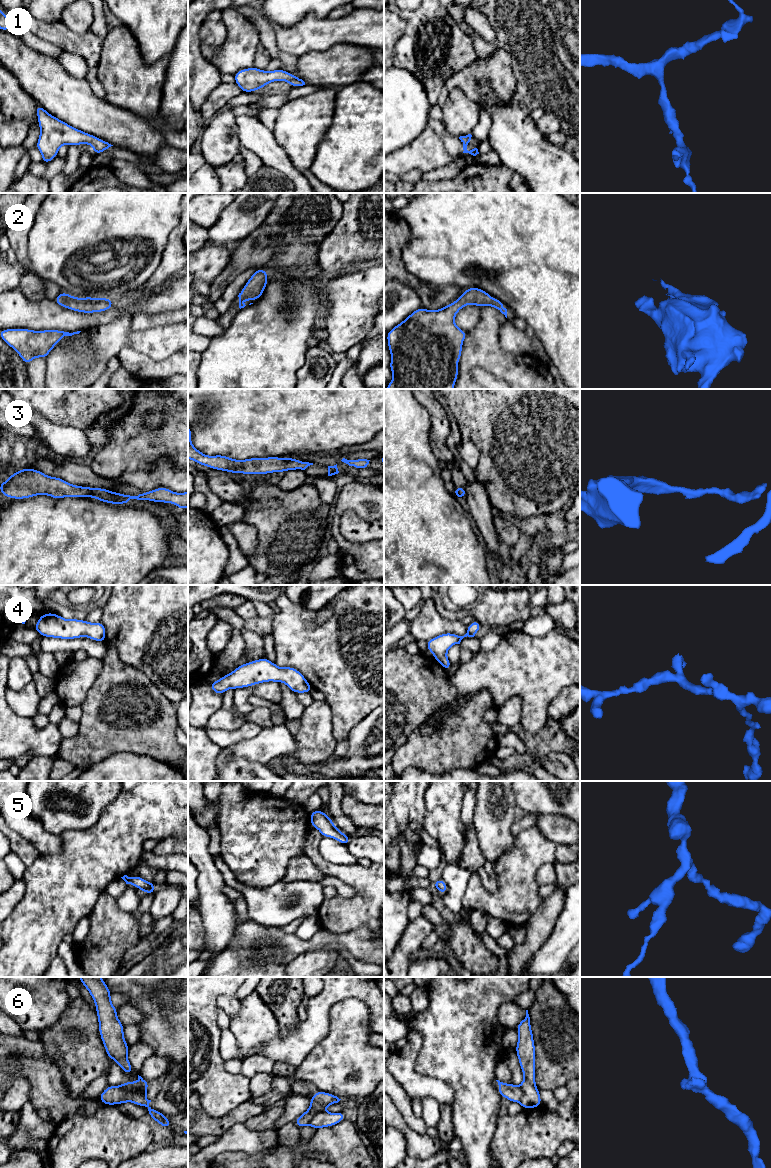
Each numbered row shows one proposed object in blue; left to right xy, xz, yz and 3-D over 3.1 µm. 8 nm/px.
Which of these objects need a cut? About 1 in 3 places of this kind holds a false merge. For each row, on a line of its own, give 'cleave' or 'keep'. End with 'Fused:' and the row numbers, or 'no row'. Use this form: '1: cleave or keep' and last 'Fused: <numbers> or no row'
1: keep
2: keep
3: keep
4: keep
5: keep
6: cleave
Fused: 6

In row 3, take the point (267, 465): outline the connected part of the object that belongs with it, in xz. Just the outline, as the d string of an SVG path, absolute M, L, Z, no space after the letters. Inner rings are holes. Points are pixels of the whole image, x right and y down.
M188 426L188 459L207 466L211 469L241 474L269 474L274 472L286 472L288 470L305 470L313 463L304 462L295 458L249 458L236 460L224 455L208 456L197 450L191 442L192 432Z

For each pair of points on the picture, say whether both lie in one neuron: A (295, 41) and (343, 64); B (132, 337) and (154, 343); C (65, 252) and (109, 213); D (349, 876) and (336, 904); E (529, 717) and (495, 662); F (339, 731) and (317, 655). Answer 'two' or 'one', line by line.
A: two
B: one
C: one
D: one
E: one
F: one

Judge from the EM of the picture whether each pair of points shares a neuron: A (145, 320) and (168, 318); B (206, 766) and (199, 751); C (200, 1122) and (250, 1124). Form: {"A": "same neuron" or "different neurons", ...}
{"A": "same neuron", "B": "same neuron", "C": "different neurons"}

